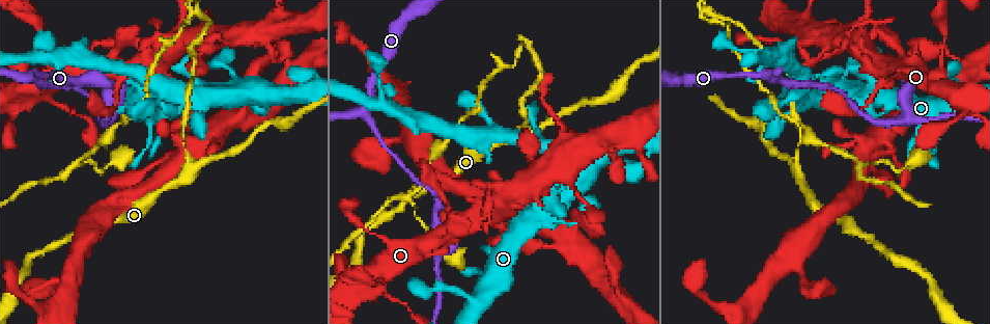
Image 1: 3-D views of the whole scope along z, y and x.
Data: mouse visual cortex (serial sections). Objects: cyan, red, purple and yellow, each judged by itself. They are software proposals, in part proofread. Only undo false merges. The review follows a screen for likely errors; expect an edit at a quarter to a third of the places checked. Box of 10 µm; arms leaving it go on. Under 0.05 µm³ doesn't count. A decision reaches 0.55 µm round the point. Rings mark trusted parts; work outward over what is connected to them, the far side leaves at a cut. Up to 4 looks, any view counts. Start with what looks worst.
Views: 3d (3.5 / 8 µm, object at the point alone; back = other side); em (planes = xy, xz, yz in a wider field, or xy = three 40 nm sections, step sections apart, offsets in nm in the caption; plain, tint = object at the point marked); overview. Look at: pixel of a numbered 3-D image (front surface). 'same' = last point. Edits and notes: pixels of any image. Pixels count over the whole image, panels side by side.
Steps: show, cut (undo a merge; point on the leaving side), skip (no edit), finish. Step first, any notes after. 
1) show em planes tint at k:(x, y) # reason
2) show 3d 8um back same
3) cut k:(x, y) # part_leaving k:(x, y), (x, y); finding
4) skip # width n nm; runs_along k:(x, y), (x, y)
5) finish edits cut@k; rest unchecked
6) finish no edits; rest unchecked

show 3d 3.5um at 1:(190, 168) # a fork

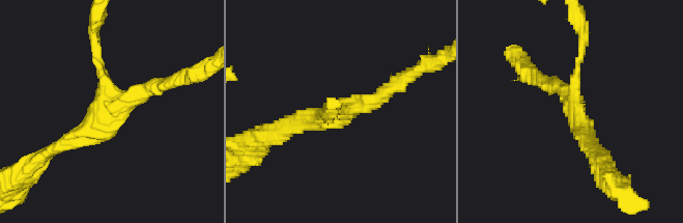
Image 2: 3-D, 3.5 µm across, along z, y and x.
show em xy step 3 tint at 2:(341, 110)

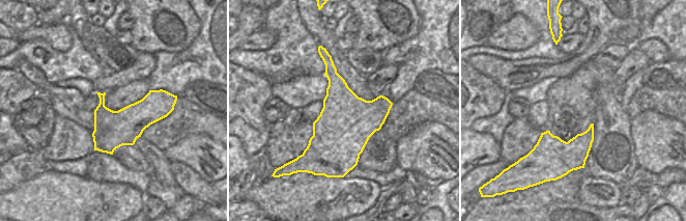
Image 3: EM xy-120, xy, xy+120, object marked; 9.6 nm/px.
skip # arms 3; runs_along 2:(58, 147), (109, 118), (95, 45); continuous, no second cell

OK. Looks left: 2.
show 3d 3.5um at 1:(852, 38) # abrupt turn

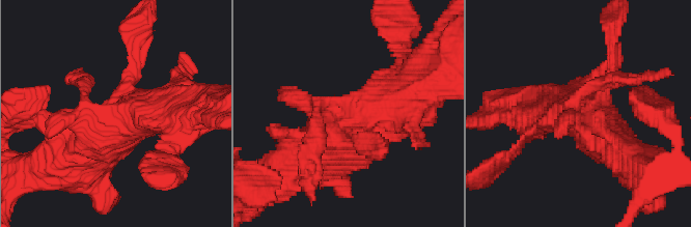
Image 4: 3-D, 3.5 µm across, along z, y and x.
show em xy step 5 tint at 4:(338, 114) # now the EM

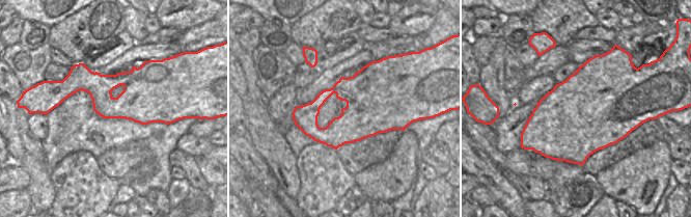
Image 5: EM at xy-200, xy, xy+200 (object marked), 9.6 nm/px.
cut 4:(616, 83) # part_leaving 4:(579, 95), (616, 77), (672, 74); a second cell is stuck on

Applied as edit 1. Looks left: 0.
finish edits cut@4; rest unchecked

